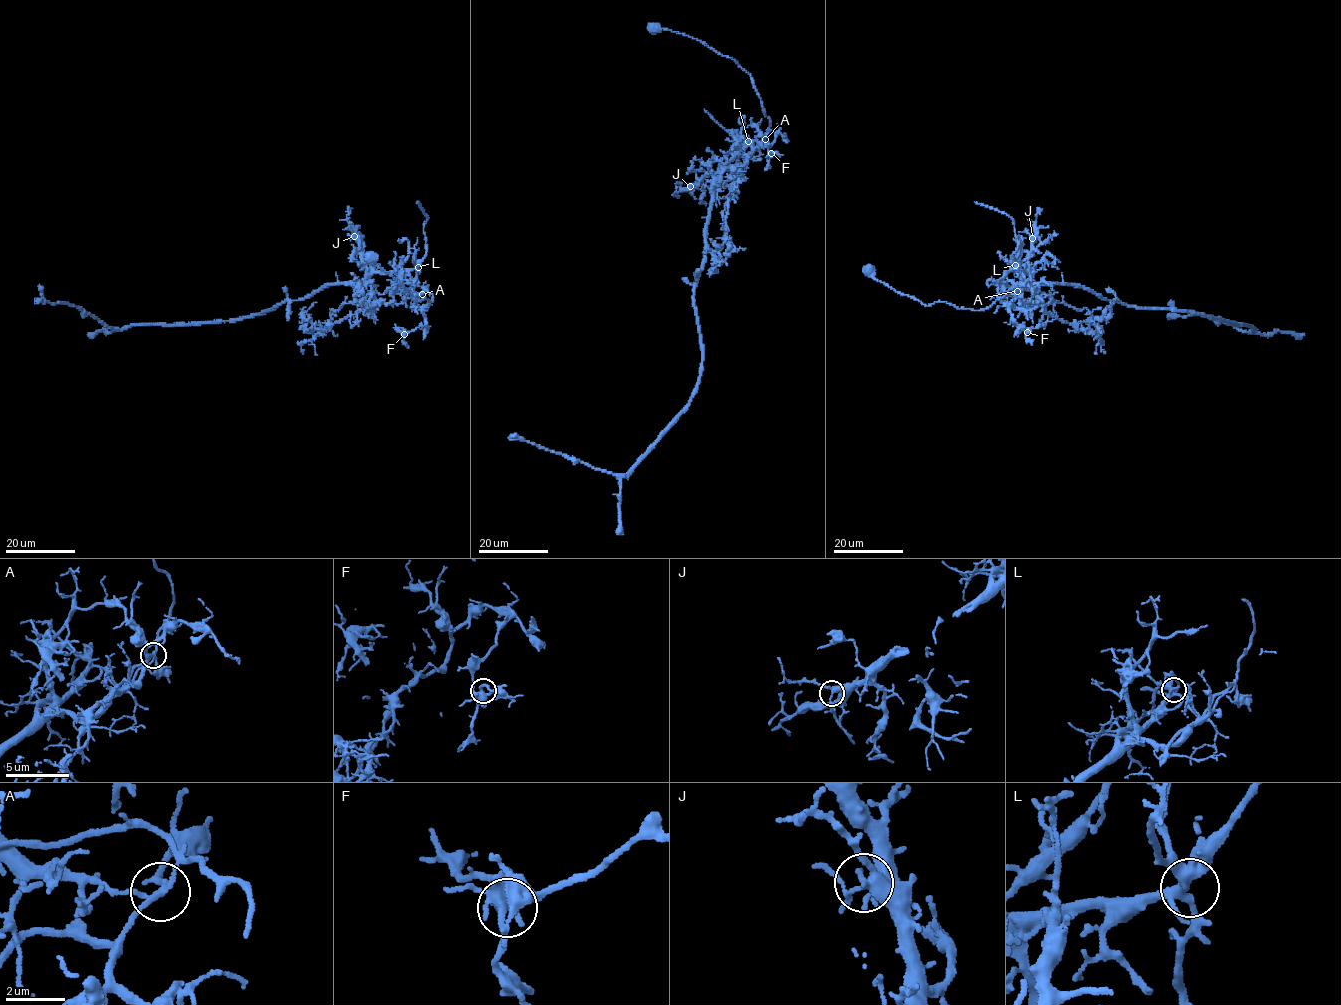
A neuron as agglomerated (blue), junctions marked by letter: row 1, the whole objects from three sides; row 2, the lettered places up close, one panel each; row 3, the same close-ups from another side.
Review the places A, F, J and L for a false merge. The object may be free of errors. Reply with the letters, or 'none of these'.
A

